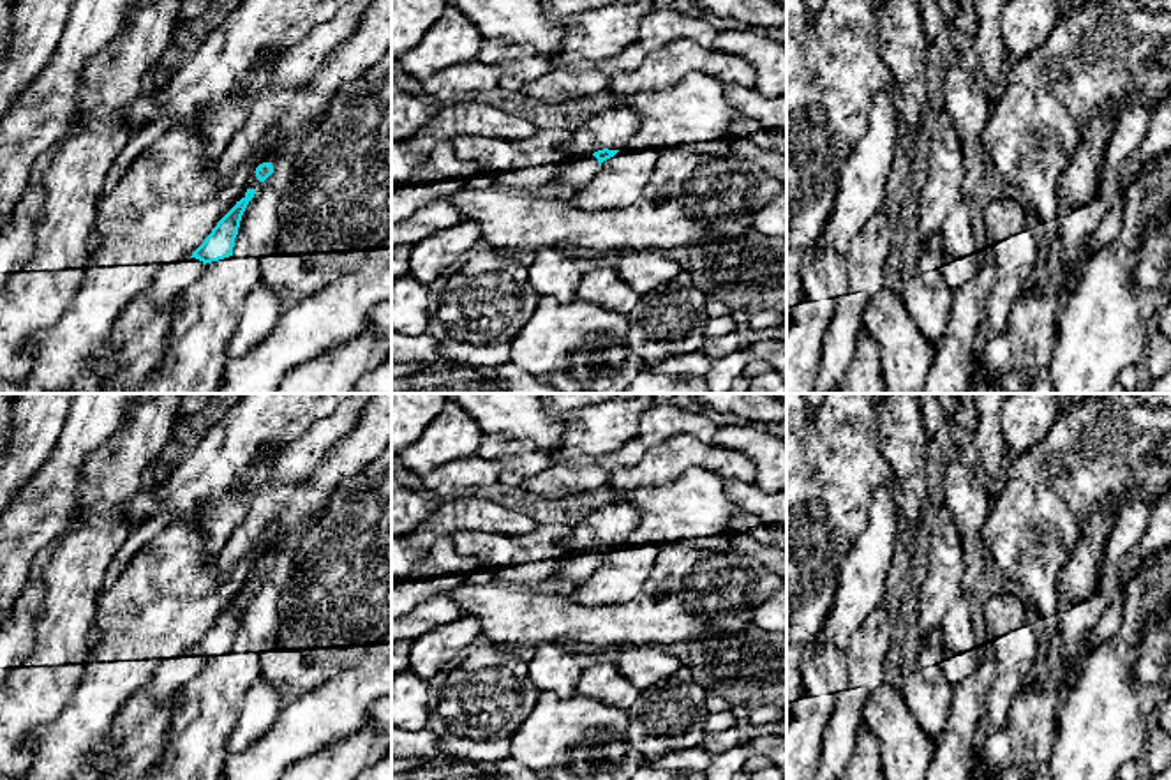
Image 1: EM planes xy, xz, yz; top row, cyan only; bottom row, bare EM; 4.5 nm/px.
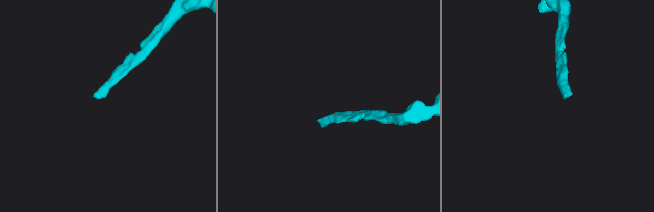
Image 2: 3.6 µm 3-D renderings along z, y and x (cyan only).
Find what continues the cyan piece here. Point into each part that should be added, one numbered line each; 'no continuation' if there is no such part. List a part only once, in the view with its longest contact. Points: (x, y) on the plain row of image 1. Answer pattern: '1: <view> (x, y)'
1: xy (171, 674)

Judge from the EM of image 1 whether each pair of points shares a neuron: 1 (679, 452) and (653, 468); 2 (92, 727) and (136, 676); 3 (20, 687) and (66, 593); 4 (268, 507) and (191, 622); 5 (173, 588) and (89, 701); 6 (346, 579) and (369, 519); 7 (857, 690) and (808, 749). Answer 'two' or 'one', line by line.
1: one
2: one
3: one
4: two
5: one
6: one
7: two

